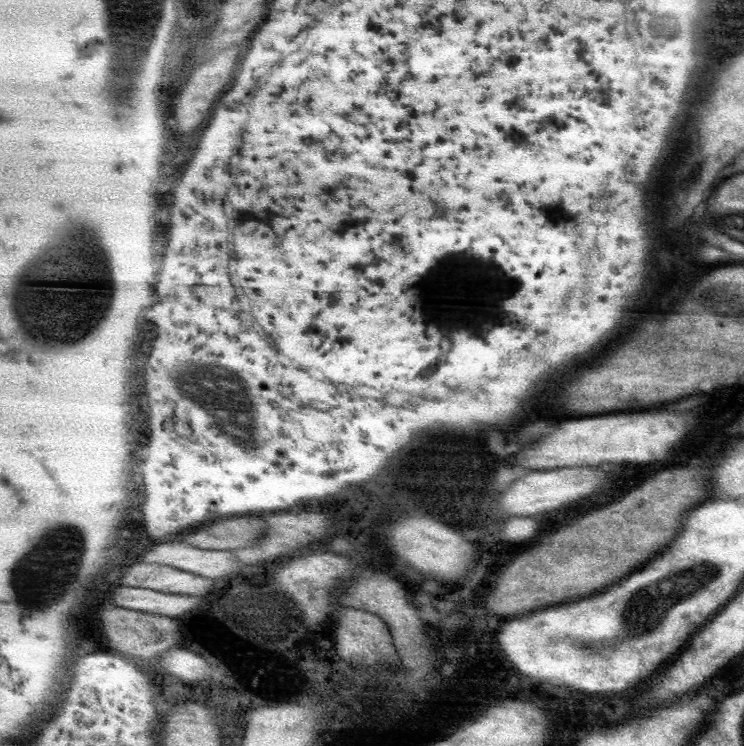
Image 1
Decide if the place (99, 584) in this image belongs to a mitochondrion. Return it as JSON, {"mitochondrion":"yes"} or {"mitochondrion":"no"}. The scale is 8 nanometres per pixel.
{"mitochondrion":"no"}

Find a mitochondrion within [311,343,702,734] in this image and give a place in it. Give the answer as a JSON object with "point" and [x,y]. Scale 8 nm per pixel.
{"point":[646,607]}

